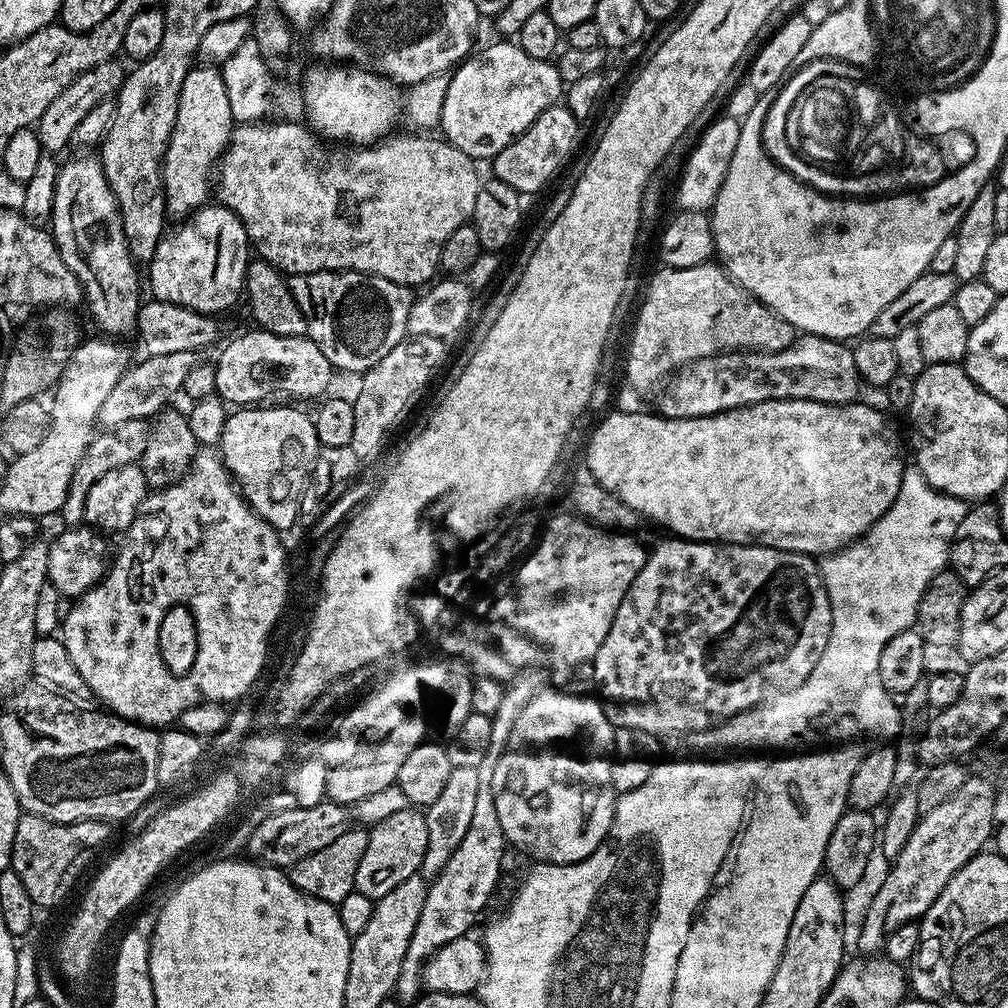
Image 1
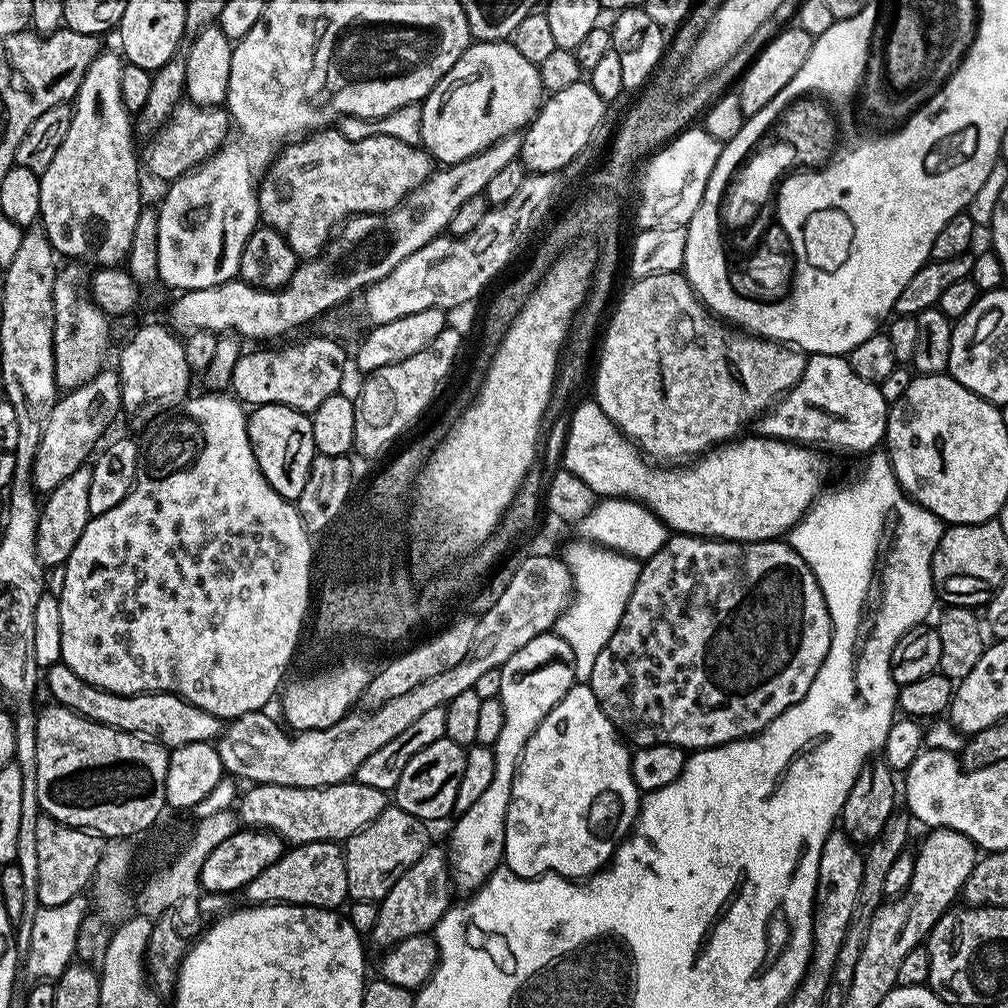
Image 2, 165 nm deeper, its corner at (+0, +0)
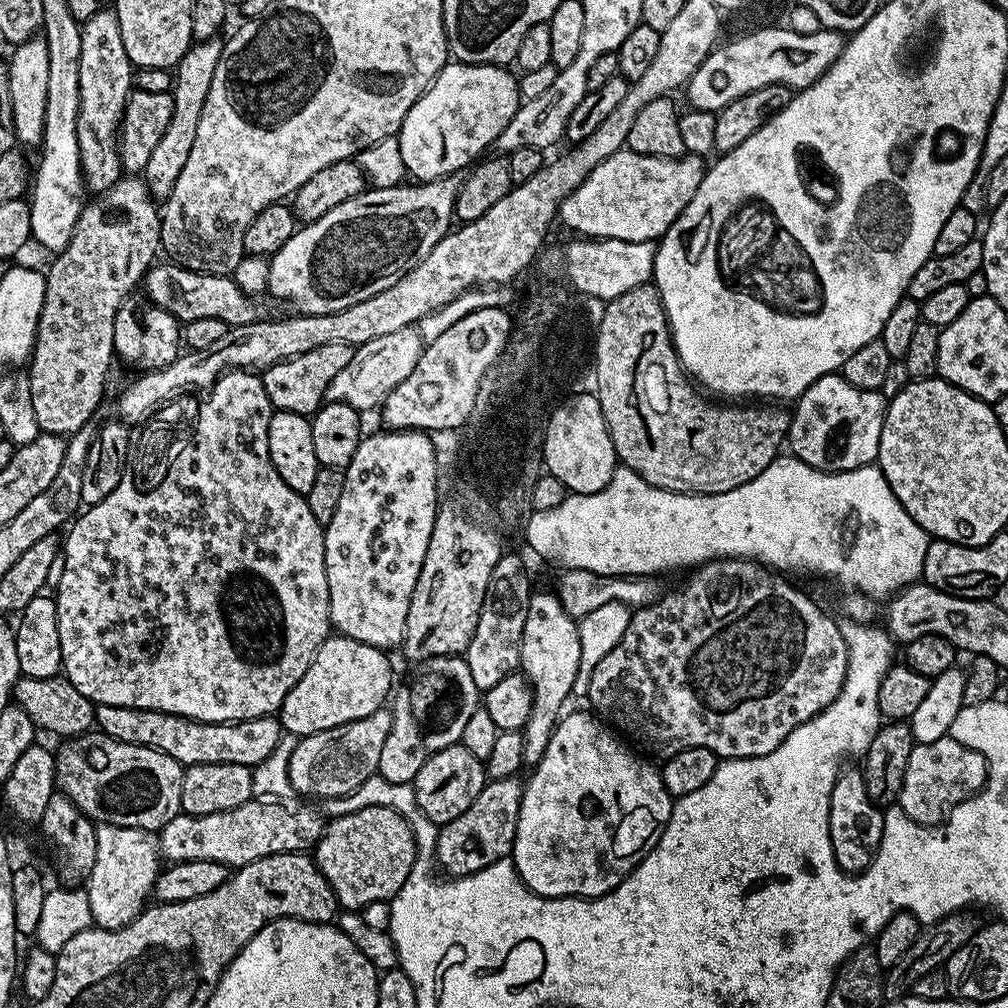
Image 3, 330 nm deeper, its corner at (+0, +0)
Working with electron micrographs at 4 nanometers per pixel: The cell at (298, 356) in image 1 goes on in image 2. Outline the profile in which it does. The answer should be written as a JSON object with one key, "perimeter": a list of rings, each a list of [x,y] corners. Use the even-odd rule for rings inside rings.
{"perimeter":[[[317,334],[309,340],[276,348],[273,352],[245,351],[238,358],[238,366],[234,366],[231,395],[245,406],[281,404],[311,414],[315,408],[322,406],[322,402],[326,402],[326,398],[341,391],[340,383],[344,380],[344,348],[338,341],[339,339],[331,336]]]}

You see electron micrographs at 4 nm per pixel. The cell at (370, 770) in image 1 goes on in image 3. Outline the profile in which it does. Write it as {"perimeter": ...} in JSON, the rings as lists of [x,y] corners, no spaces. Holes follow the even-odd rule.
{"perimeter":[[[463,655],[434,656],[425,668],[428,669],[421,676],[416,676],[412,680],[414,691],[428,692],[424,696],[425,705],[418,697],[411,696],[408,692],[395,693],[396,705],[391,705],[390,708],[390,734],[378,758],[378,774],[386,778],[386,782],[412,784],[418,770],[422,769],[423,763],[433,751],[434,745],[444,748],[460,743],[462,730],[466,730],[470,714],[474,714],[474,710],[481,703],[482,689],[474,686],[474,677],[470,674],[470,666]],[[432,692],[440,693],[435,696]],[[435,704],[436,709],[428,712],[428,708],[434,707]],[[432,731],[436,731],[433,736]]]}

